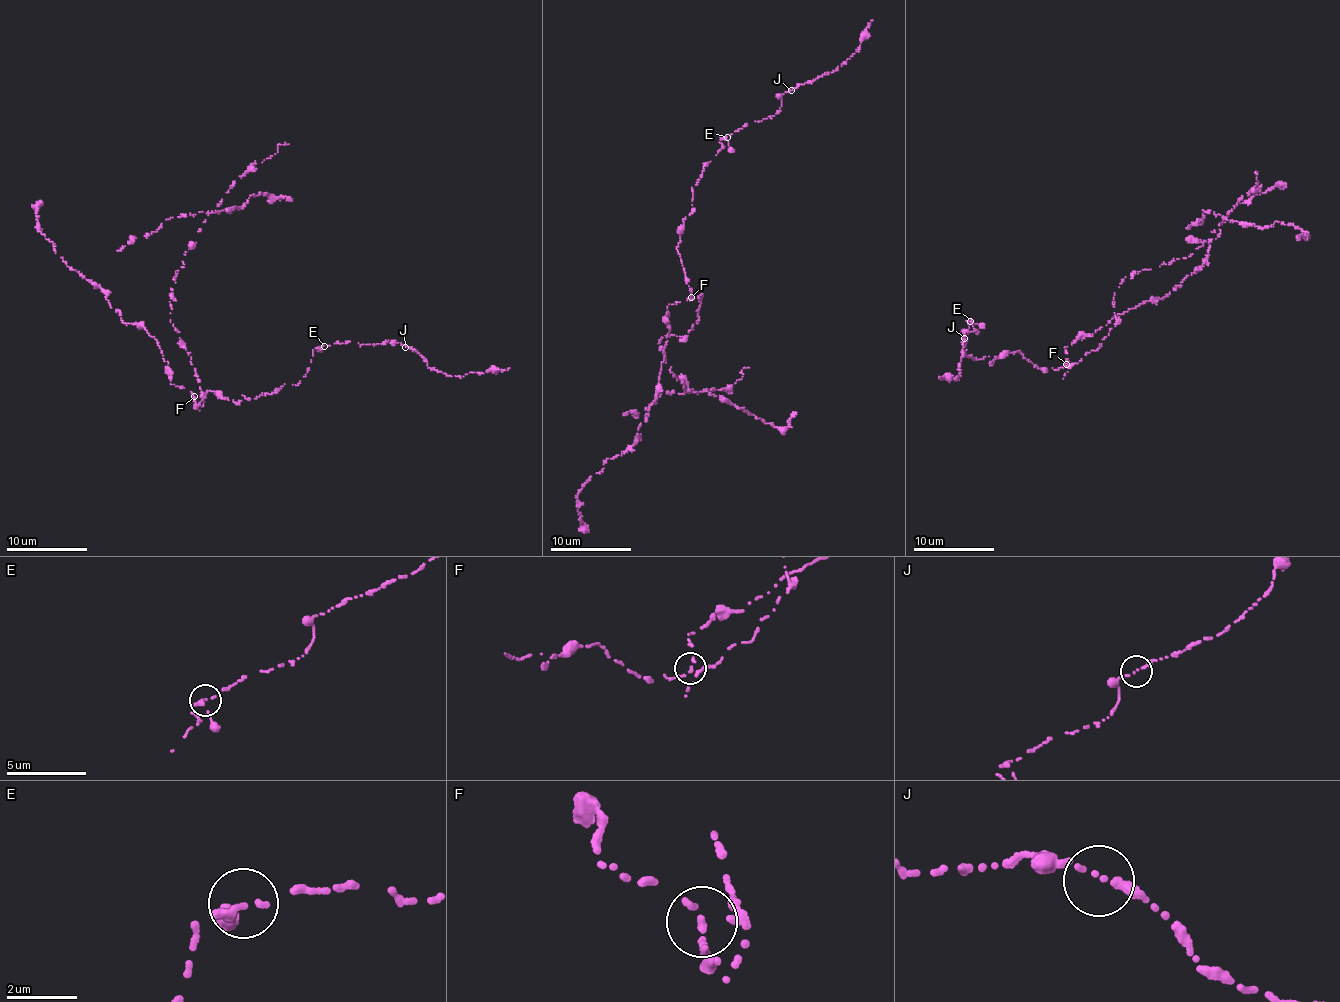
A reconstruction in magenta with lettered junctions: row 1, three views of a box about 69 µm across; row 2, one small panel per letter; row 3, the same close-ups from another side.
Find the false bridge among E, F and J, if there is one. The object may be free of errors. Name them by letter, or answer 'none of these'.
F

